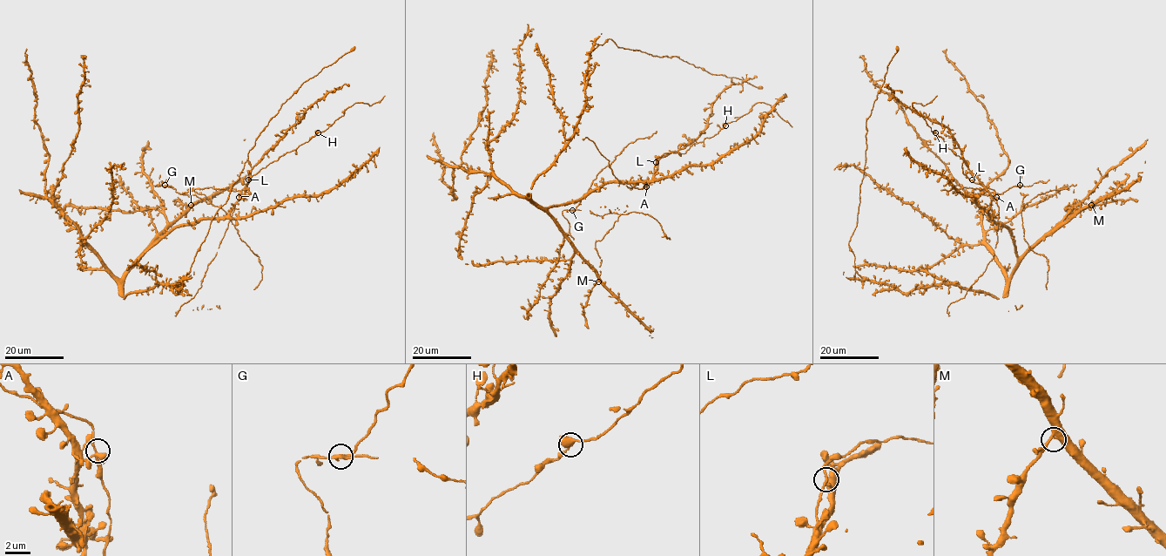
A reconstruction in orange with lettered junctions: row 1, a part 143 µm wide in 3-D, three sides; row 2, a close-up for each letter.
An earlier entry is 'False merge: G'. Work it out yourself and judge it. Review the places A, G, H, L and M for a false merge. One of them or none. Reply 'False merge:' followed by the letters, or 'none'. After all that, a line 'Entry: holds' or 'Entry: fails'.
False merge: G
Entry: holds

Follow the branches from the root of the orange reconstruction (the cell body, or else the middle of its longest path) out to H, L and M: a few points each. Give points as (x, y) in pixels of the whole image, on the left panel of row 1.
H: (145, 290), (123, 297), (127, 271), (145, 252), (177, 227), (223, 218), (250, 177), (318, 132)
L: (145, 290), (123, 298), (123, 281), (128, 269), (177, 227), (202, 218), (223, 218), (242, 196), (248, 179)
M: (145, 290), (135, 290), (123, 298), (123, 281), (126, 274), (191, 205)

